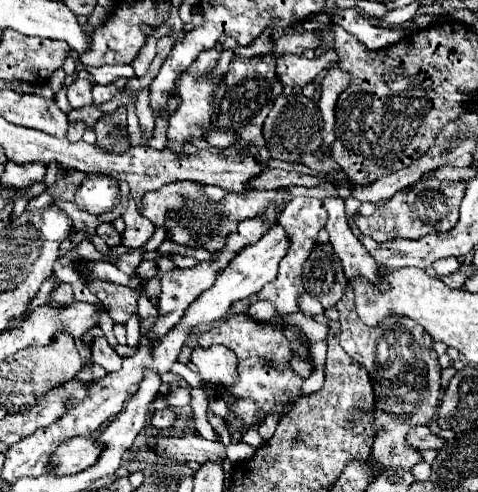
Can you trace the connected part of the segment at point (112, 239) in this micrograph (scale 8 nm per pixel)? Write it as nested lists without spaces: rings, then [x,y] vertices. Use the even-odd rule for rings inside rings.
[[[100,223],[100,225],[96,227],[96,233],[98,233],[110,247],[120,245],[120,233],[112,227],[112,223]]]

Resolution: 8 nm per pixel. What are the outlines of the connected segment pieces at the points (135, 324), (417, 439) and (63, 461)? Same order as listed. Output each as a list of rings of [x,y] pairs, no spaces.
[[[133,315],[127,325],[127,345],[134,348],[138,345],[140,339],[140,322],[138,315]]]
[[[420,425],[410,429],[406,441],[410,441],[410,445],[414,445],[416,449],[442,449],[446,443],[444,439],[436,437],[428,427],[420,427]]]
[[[74,437],[70,441],[64,441],[56,453],[52,455],[54,469],[50,475],[72,475],[78,471],[88,469],[98,461],[102,451],[102,443],[96,437]]]

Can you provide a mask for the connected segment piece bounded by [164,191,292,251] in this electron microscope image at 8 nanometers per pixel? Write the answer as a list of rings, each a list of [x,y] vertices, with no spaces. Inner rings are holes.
[[[246,191],[246,193],[228,193],[222,201],[210,201],[210,203],[198,203],[198,201],[190,201],[184,197],[184,211],[174,211],[172,217],[166,215],[164,221],[164,229],[166,229],[166,237],[182,247],[204,247],[208,251],[218,251],[222,249],[226,237],[230,233],[234,233],[238,229],[238,223],[244,219],[252,219],[262,215],[268,205],[276,205],[278,207],[278,215],[282,213],[284,205],[290,203],[290,193],[288,191]]]

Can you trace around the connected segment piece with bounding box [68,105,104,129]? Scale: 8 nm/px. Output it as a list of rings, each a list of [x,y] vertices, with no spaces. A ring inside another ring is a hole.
[[[96,105],[82,107],[82,109],[76,109],[76,111],[70,111],[70,113],[68,113],[68,121],[70,121],[70,123],[82,121],[82,123],[86,123],[86,127],[90,127],[90,129],[94,129],[94,125],[98,123],[100,117],[104,117],[104,111],[98,109]]]

